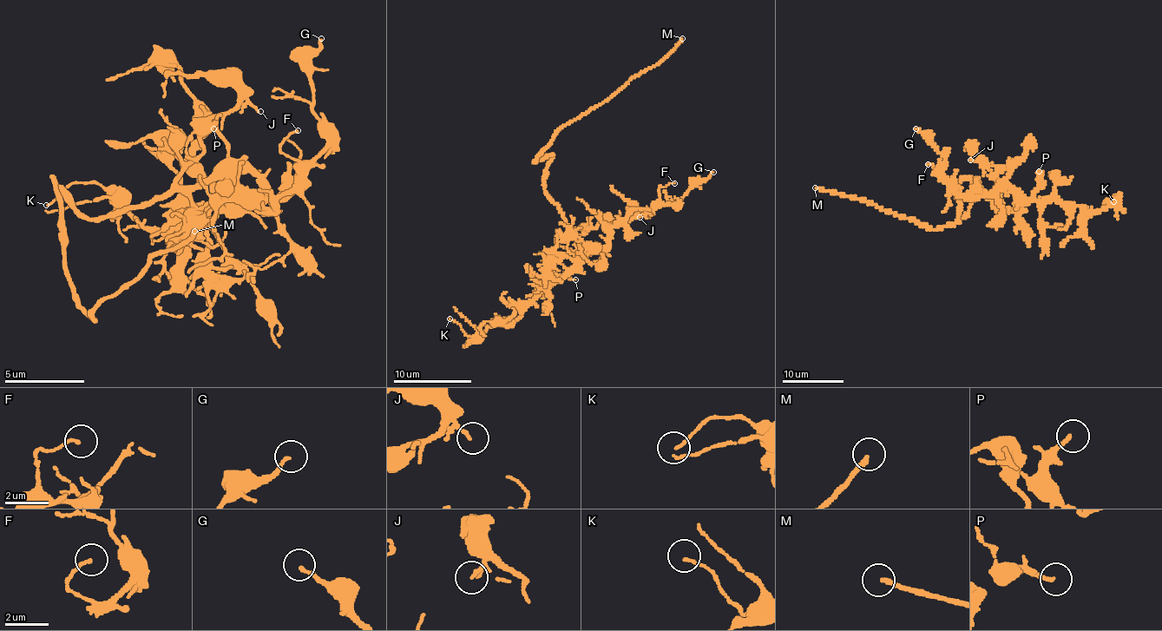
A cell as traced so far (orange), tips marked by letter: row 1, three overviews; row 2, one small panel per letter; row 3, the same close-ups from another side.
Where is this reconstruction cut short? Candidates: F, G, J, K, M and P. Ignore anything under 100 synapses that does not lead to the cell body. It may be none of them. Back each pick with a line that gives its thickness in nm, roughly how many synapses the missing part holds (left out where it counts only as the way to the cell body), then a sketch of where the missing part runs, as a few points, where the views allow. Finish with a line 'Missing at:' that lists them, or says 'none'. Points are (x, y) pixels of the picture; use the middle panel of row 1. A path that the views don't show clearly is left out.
M: Thickness 220 nm
Missing at: M

